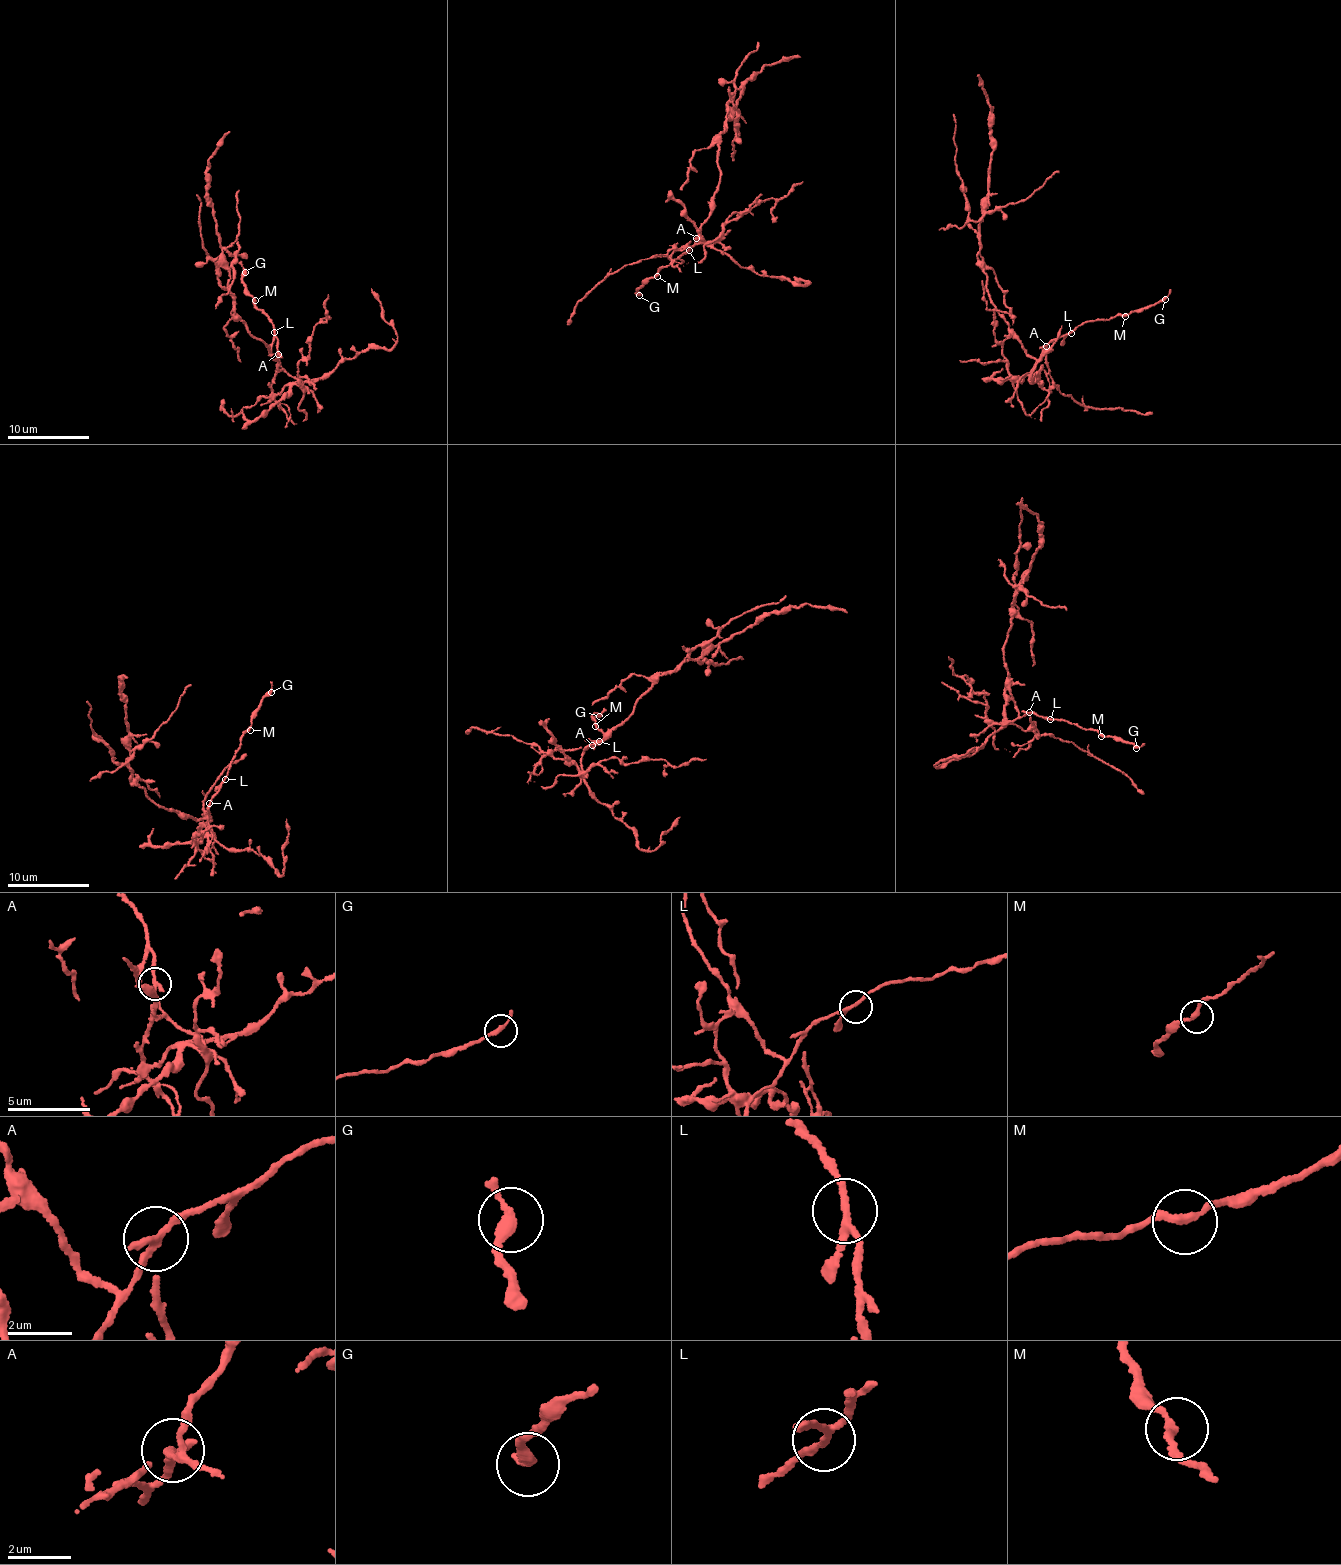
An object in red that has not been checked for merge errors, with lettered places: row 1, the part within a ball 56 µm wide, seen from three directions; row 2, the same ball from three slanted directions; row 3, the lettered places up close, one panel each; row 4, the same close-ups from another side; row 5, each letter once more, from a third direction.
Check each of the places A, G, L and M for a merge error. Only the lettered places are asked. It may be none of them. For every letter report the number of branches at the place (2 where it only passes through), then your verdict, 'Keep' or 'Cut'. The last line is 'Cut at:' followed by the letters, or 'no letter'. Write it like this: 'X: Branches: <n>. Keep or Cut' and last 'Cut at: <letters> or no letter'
A: Branches: 2. Cut
G: Branches: 2. Keep
L: Branches: 3. Keep
M: Branches: 2. Keep
Cut at: A

